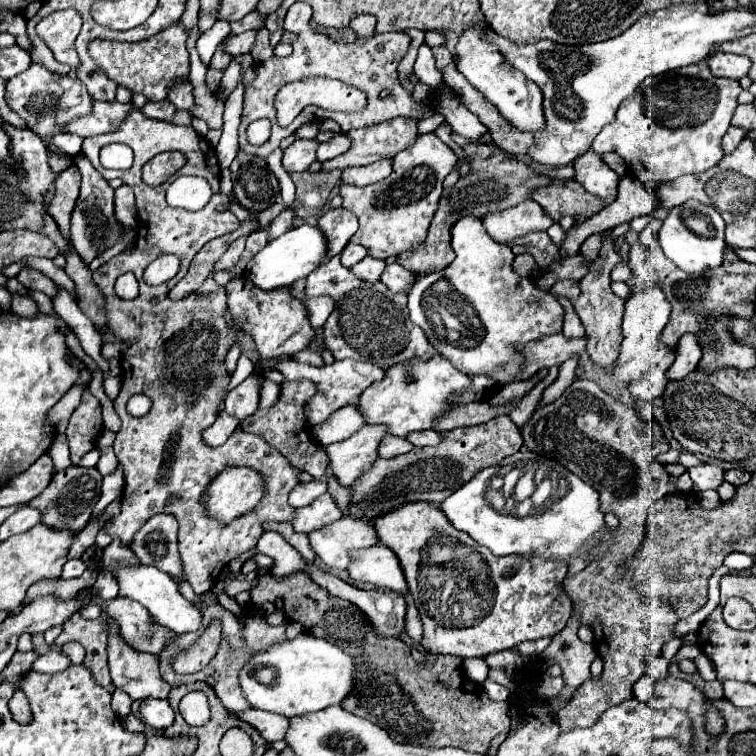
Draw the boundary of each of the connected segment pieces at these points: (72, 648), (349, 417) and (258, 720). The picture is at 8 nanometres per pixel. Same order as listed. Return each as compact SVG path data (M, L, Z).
M69 642L63 645L61 652L69 657L73 664L82 664L85 658L85 649L78 642Z
M356 405L342 407L342 409L338 409L338 413L332 413L320 425L310 427L310 437L316 443L320 443L322 447L326 447L330 443L338 443L342 439L348 439L352 433L356 433L364 425L366 423L362 421L362 415L358 413Z
M244 709L244 711L228 711L230 717L236 717L248 725L252 725L260 735L270 743L270 741L280 741L284 739L288 719L276 713L260 711L260 709Z

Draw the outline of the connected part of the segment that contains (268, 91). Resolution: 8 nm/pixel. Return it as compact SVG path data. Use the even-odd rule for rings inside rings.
M294 3L288 9L288 15L284 19L284 29L296 35L296 41L292 43L294 53L288 57L272 57L266 63L256 65L256 77L254 83L250 83L244 91L244 111L242 111L242 121L238 127L238 141L240 141L240 149L246 153L254 153L258 157L268 157L274 147L280 145L280 141L288 135L292 135L300 125L310 123L310 121L322 121L322 119L334 119L342 125L342 131L350 131L356 127L368 127L368 125L376 125L394 117L412 117L416 121L432 115L432 111L424 109L422 105L418 105L410 91L406 91L398 79L398 63L404 59L404 55L408 53L410 47L410 37L406 33L374 33L370 37L358 37L352 43L338 43L334 39L330 39L328 35L322 35L318 31L312 29L310 25L310 17L312 11L306 3ZM314 75L322 75L322 77L332 77L338 79L346 85L352 85L360 91L366 93L368 105L364 107L362 113L332 113L332 111L324 111L316 105L308 105L302 109L302 113L288 125L288 127L278 127L276 123L276 111L274 111L274 95L278 93L278 89L284 83L290 81L298 81L304 77L314 77ZM388 91L388 99L380 99L380 93ZM266 118L272 121L272 135L264 145L250 145L246 139L246 127L253 121Z

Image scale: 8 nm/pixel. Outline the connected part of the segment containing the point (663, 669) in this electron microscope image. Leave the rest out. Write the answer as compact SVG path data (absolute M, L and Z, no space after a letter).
M648 655L646 657L646 667L648 667L648 675L652 679L668 677L668 661L662 655Z

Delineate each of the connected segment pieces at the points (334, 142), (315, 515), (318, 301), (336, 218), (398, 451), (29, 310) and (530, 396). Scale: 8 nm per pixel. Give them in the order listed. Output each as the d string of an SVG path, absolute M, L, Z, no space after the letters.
M336 135L330 141L318 145L316 159L322 163L322 161L328 161L328 159L334 159L336 155L344 153L346 149L350 149L350 139L346 135Z
M324 493L320 497L316 497L310 505L296 509L294 517L292 517L292 527L294 531L302 531L302 533L310 533L322 525L334 523L342 517L342 511L336 507L334 499Z
M327 296L305 298L304 305L309 312L309 320L314 328L323 327L334 310L334 300Z
M328 209L324 215L318 219L320 231L326 235L326 257L324 261L332 259L334 255L342 253L350 237L358 229L358 219L354 213L346 213L346 209Z
M386 435L380 445L378 445L378 457L386 457L386 459L392 459L392 457L398 457L398 455L404 455L408 453L410 449L414 449L404 437L394 437L394 435Z
M12 295L12 309L20 317L34 317L40 313L36 301L32 297L22 297L22 295Z
M560 365L551 367L548 371L548 375L536 384L518 403L516 409L510 413L509 417L518 426L520 431L522 431L524 425L528 423L528 419L536 409L536 406L542 397L543 391L557 379L559 367Z

